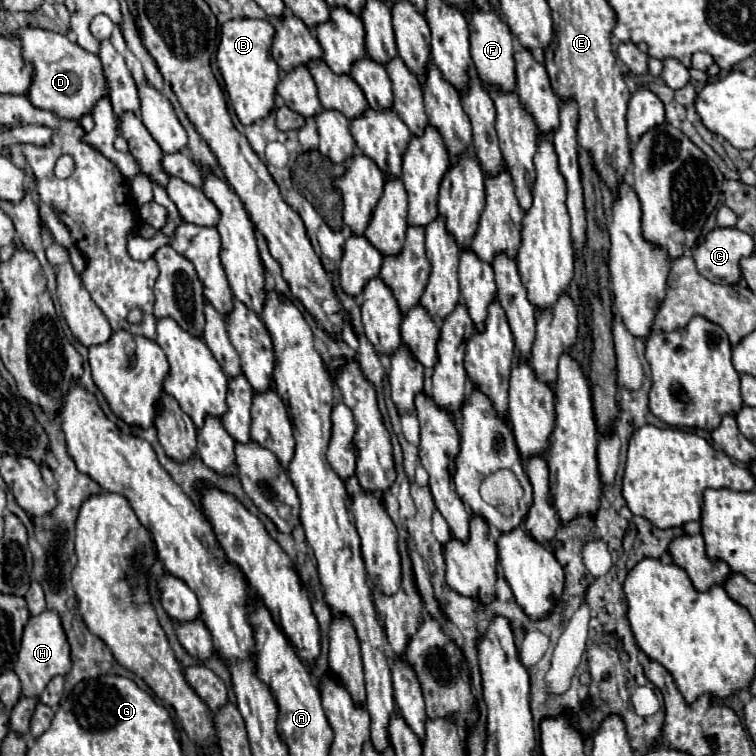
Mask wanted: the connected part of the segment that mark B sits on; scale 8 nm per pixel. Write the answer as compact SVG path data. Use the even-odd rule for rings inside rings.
M234 18L222 26L222 38L220 38L216 62L224 78L230 102L236 110L236 116L244 126L266 118L274 108L276 84L280 82L278 64L272 60L272 52L270 52L274 34L276 30L268 20Z

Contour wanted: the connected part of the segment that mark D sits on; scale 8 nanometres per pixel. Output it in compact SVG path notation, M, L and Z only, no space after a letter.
M18 28L16 36L22 44L24 60L32 64L28 100L36 108L54 112L64 120L80 120L84 114L92 112L98 98L108 94L108 86L104 84L104 70L96 54L86 52L66 36L44 28Z

